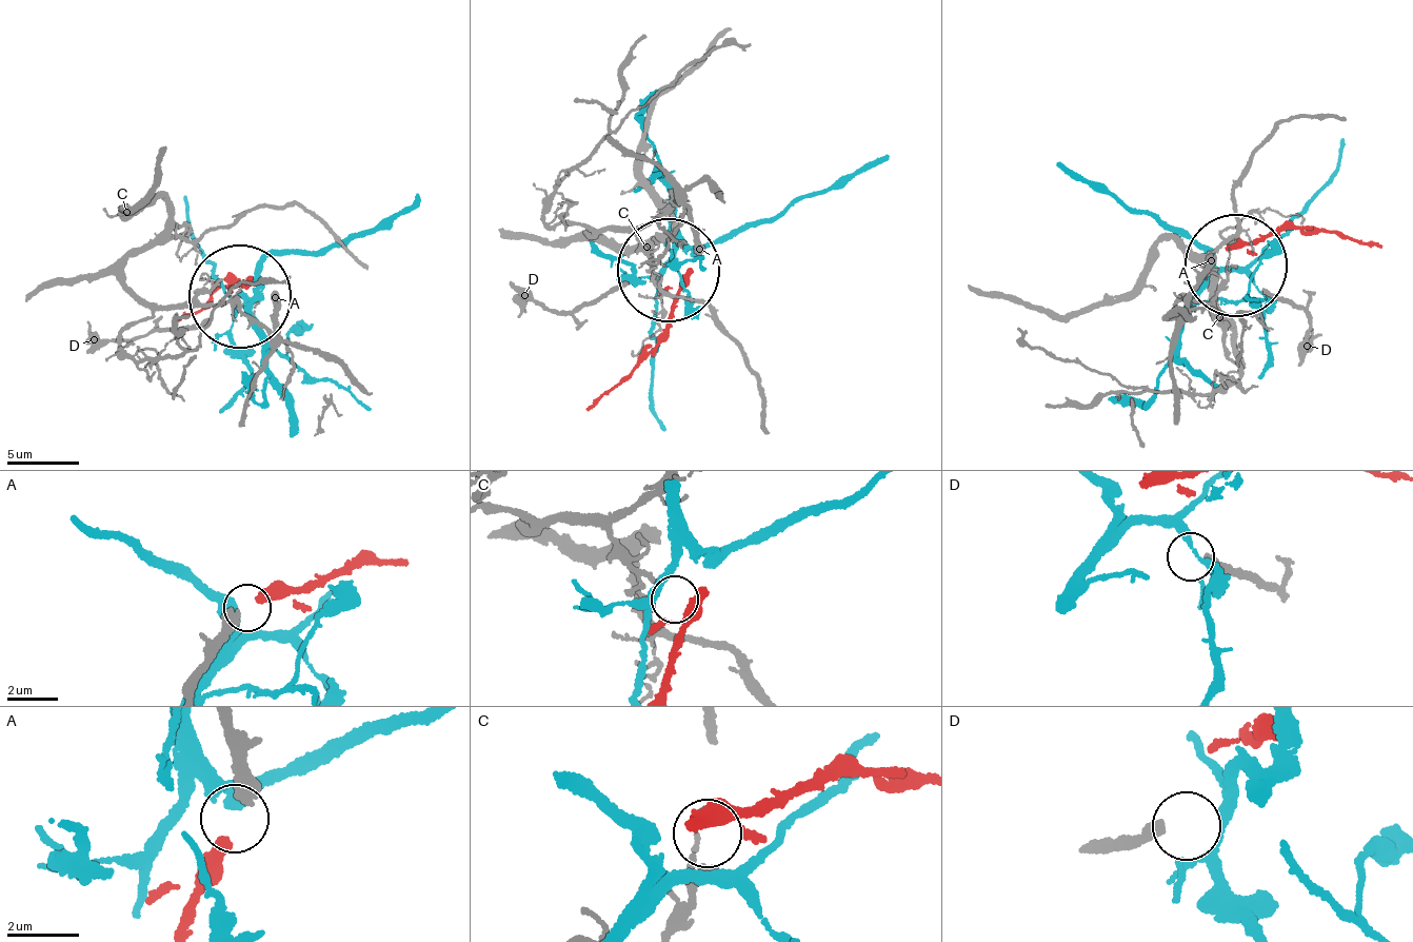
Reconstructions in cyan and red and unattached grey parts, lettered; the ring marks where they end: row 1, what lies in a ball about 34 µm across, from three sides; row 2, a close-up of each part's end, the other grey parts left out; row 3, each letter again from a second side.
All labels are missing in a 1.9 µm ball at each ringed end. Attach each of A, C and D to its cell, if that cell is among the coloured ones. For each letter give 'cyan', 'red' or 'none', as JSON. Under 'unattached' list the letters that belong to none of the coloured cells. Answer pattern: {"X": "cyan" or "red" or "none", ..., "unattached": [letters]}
{"A": "red", "C": "none", "D": "cyan", "unattached": ["C"]}

